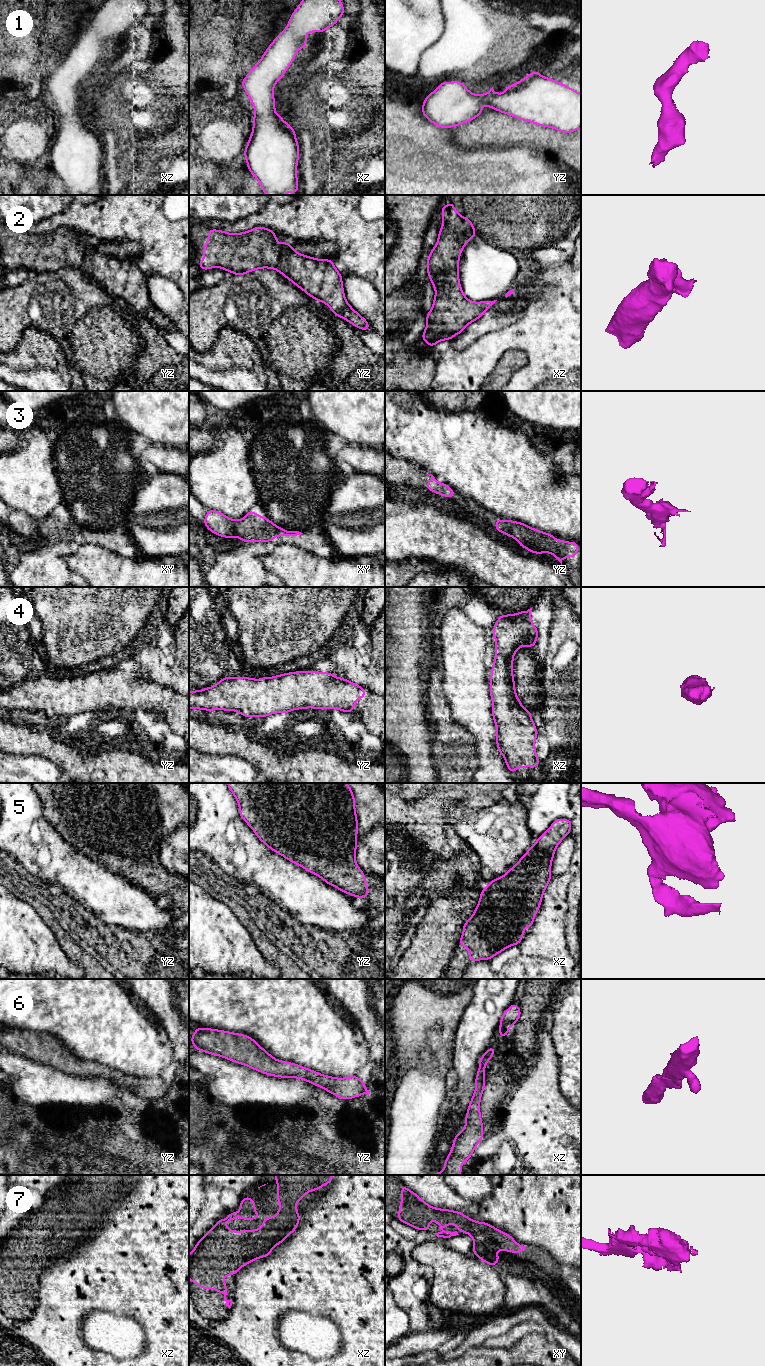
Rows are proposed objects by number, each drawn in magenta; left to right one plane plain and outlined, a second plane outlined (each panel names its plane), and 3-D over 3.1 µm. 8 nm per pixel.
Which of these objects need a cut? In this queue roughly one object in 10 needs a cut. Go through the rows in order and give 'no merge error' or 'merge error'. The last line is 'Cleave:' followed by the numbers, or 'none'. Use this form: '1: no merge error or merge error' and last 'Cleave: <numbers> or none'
1: no merge error
2: no merge error
3: no merge error
4: no merge error
5: no merge error
6: no merge error
7: no merge error
Cleave: none

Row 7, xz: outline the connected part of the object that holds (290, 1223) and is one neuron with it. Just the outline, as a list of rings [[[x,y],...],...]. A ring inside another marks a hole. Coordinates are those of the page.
[[[274,1175],[277,1180],[277,1202],[282,1205],[278,1208],[279,1212],[271,1218],[263,1219],[262,1228],[253,1231],[230,1231],[223,1224],[234,1221],[236,1217],[241,1217],[244,1221],[248,1219],[256,1220],[260,1217],[255,1212],[255,1202],[252,1197],[242,1198],[240,1201],[239,1212],[225,1213],[228,1219],[219,1219],[214,1227],[207,1232],[189,1254],[189,1279],[192,1283],[198,1283],[200,1289],[216,1289],[218,1293],[224,1294],[225,1304],[230,1309],[232,1299],[227,1300],[227,1285],[223,1282],[226,1275],[235,1276],[236,1272],[248,1263],[257,1258],[263,1258],[270,1255],[274,1246],[282,1243],[289,1234],[292,1234],[298,1227],[300,1214],[296,1211],[296,1201],[305,1197],[308,1191],[315,1191],[322,1186],[328,1185],[333,1180],[333,1175]]]

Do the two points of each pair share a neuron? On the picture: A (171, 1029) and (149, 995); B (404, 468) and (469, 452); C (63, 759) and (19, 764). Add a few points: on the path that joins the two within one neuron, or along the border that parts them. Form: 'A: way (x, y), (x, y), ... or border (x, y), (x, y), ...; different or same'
A: way (170, 1021), (157, 1003); same
B: border (395, 456), (406, 459), (418, 466); different
C: border (27, 755), (45, 757), (52, 761), (62, 772); different

